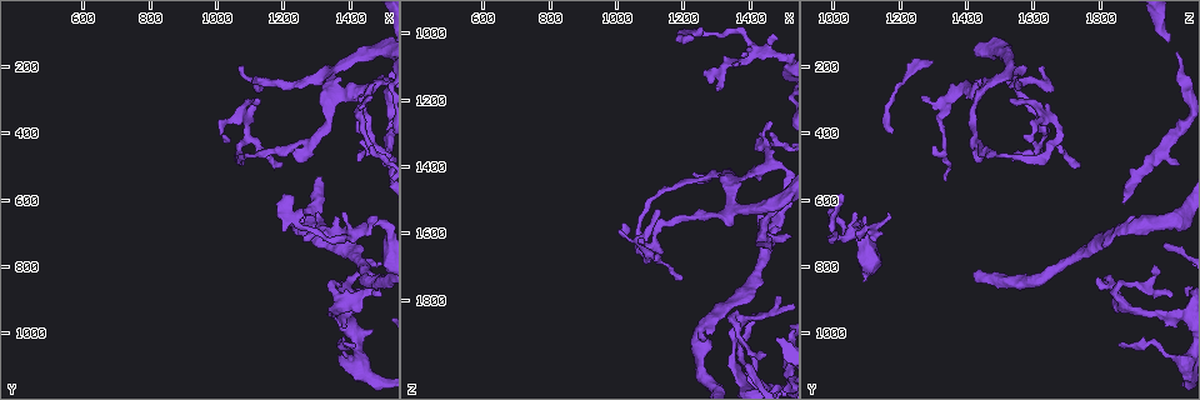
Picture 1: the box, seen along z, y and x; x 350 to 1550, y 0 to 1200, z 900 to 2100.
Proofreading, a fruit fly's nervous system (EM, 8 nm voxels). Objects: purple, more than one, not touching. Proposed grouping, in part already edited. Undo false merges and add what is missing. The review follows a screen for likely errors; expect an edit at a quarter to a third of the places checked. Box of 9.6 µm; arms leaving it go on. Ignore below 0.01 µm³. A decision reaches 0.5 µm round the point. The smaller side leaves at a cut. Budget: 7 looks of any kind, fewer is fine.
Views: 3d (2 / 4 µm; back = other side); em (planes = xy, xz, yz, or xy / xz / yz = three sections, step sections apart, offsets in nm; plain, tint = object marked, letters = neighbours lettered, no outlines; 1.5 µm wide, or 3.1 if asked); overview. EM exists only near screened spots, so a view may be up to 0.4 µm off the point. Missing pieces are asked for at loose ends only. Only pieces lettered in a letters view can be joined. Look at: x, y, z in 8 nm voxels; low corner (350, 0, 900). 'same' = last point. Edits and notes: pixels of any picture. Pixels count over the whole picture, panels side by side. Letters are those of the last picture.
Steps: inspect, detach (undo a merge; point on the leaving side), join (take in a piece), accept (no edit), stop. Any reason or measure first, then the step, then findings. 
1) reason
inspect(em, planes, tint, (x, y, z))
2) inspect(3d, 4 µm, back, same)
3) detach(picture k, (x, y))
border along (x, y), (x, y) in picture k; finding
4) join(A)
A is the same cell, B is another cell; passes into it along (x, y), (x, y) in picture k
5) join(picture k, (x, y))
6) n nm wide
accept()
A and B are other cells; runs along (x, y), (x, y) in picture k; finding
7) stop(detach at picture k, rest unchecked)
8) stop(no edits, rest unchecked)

abrupt turn
inspect(em, xy, step 4, letters, (1340, 250, 1480))

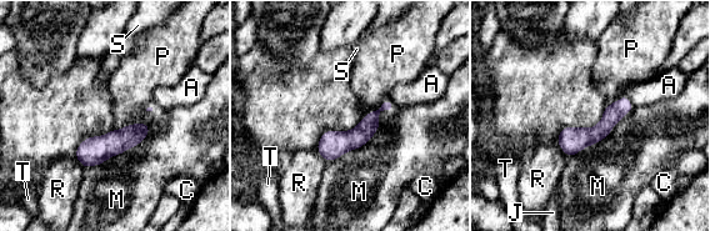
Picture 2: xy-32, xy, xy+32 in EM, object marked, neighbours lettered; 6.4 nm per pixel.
cut it another way
inspect(em, planes, letters, same)

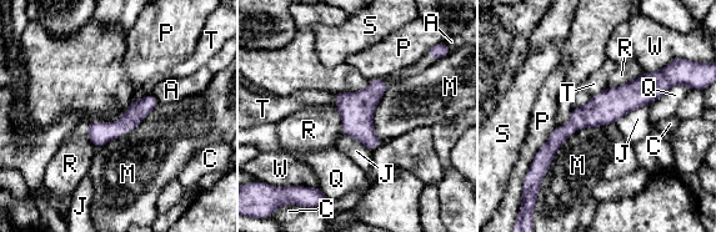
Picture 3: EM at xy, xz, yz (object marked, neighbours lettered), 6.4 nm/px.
220 nm wide
accept()
A, C, J, M, P, Q, R, S, T and W are other cells; border along (614, 122), (577, 129), (541, 183) in picture 3; continuous, no second neuron

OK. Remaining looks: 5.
thin end
inspect(3d, 4 µm, (1120, 300, 1520))

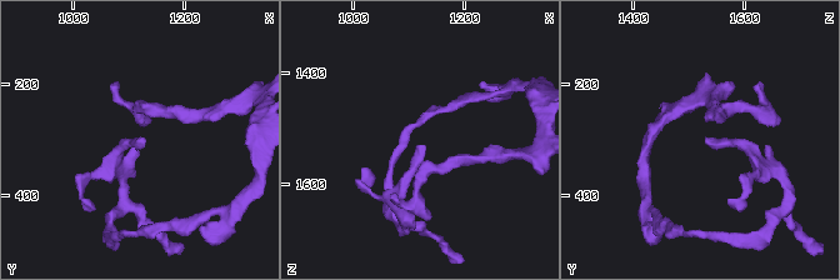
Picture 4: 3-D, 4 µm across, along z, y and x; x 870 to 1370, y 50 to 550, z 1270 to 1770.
inspect(em, 3.1 µm, xz, step 8, letters, (1120, 305, 1525))

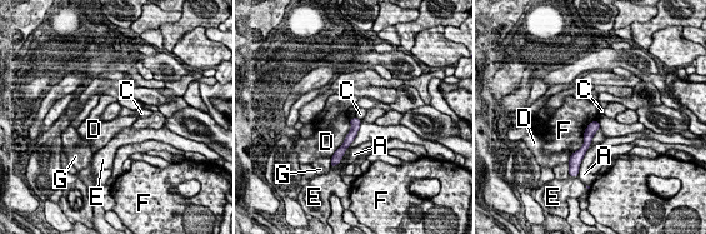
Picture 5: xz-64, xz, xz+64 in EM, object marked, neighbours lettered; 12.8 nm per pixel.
inspect(em, 3.1 µm, planes, letters, same)

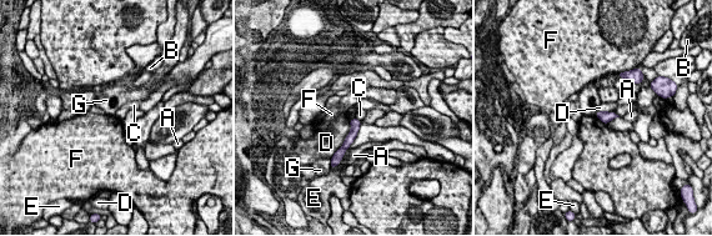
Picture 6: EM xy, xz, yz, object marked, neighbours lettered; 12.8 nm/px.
E touches over 500 nm
accept()
A, B, C, D, E, F and G are other cells; runs along (357, 122), (352, 135), (341, 150) in picture 6; no lettered piece goes on from it

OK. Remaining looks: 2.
inspect(em, planes, letters, (1390, 700, 1790))

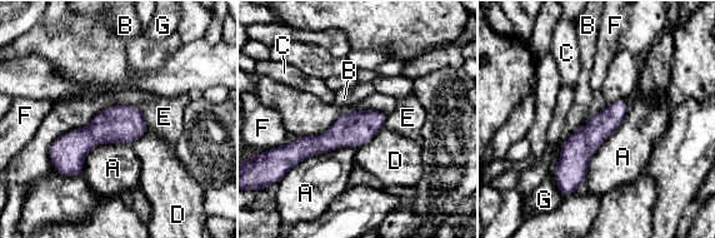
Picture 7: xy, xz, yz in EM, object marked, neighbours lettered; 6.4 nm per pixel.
A touches over 600 nm
accept()
A, B, C, D, E, F and G are other cells; runs along (383, 117), (318, 145), (289, 147) in picture 7; none of them fits

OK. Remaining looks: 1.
stop(no edits, rest unchecked)

